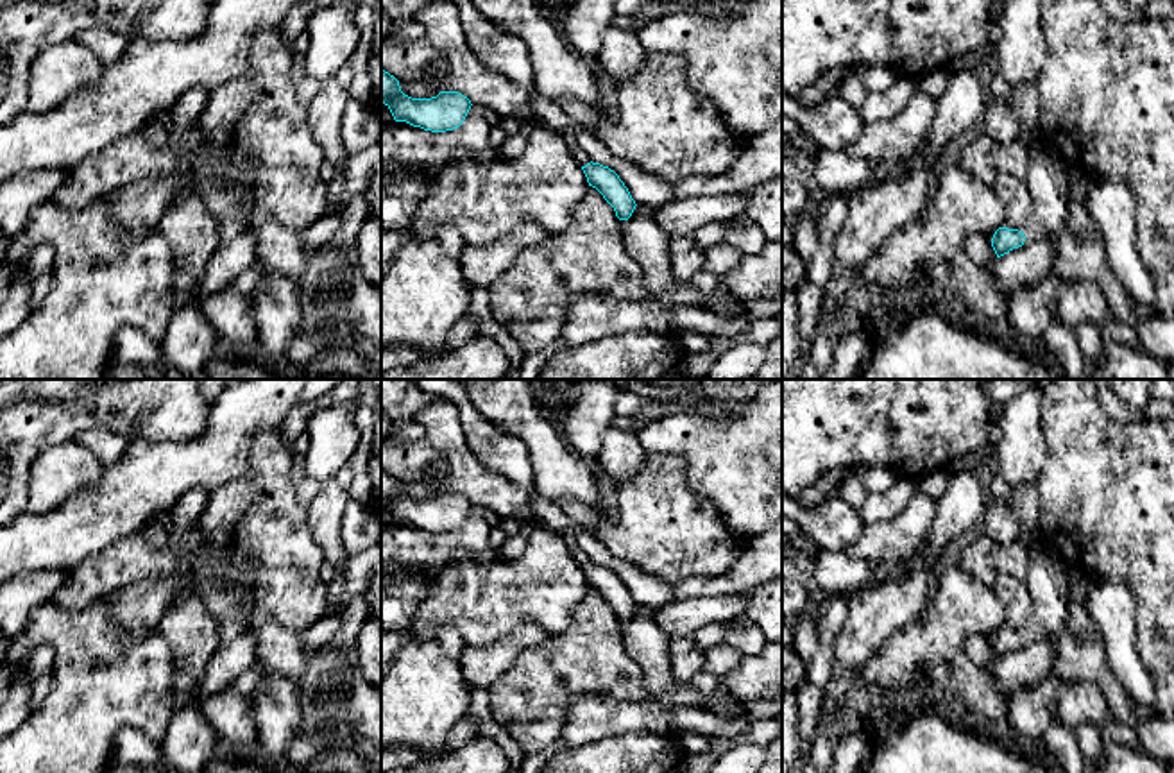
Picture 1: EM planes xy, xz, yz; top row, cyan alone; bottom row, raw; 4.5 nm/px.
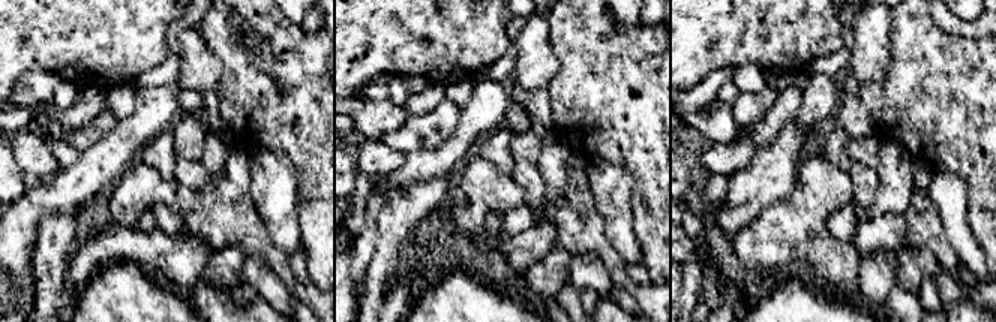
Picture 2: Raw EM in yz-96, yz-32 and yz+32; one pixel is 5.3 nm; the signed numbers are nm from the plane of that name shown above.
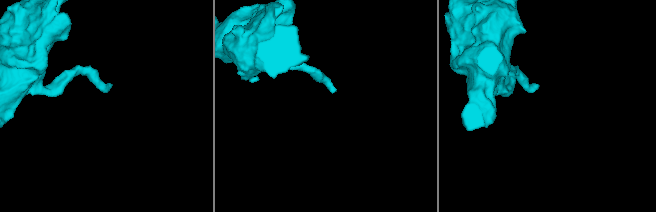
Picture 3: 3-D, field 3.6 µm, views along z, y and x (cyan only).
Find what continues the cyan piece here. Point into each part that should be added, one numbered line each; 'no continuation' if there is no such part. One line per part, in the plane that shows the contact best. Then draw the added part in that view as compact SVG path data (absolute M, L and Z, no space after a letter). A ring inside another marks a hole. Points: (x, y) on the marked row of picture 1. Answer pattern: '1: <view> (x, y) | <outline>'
1: yz (1047, 179) | M1043 136L1029 143L1029 168L1025 184L1031 191L1031 215L1018 227L1025 242L1040 240L1058 231L1065 220L1070 197L1068 163Z

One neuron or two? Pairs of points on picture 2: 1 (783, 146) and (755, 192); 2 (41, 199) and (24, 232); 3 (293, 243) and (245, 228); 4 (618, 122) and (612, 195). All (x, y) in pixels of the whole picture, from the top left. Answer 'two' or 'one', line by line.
1: one
2: one
3: two
4: two

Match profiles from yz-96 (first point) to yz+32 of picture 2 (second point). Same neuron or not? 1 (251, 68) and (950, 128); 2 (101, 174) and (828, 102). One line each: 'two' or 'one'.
1: one
2: one

